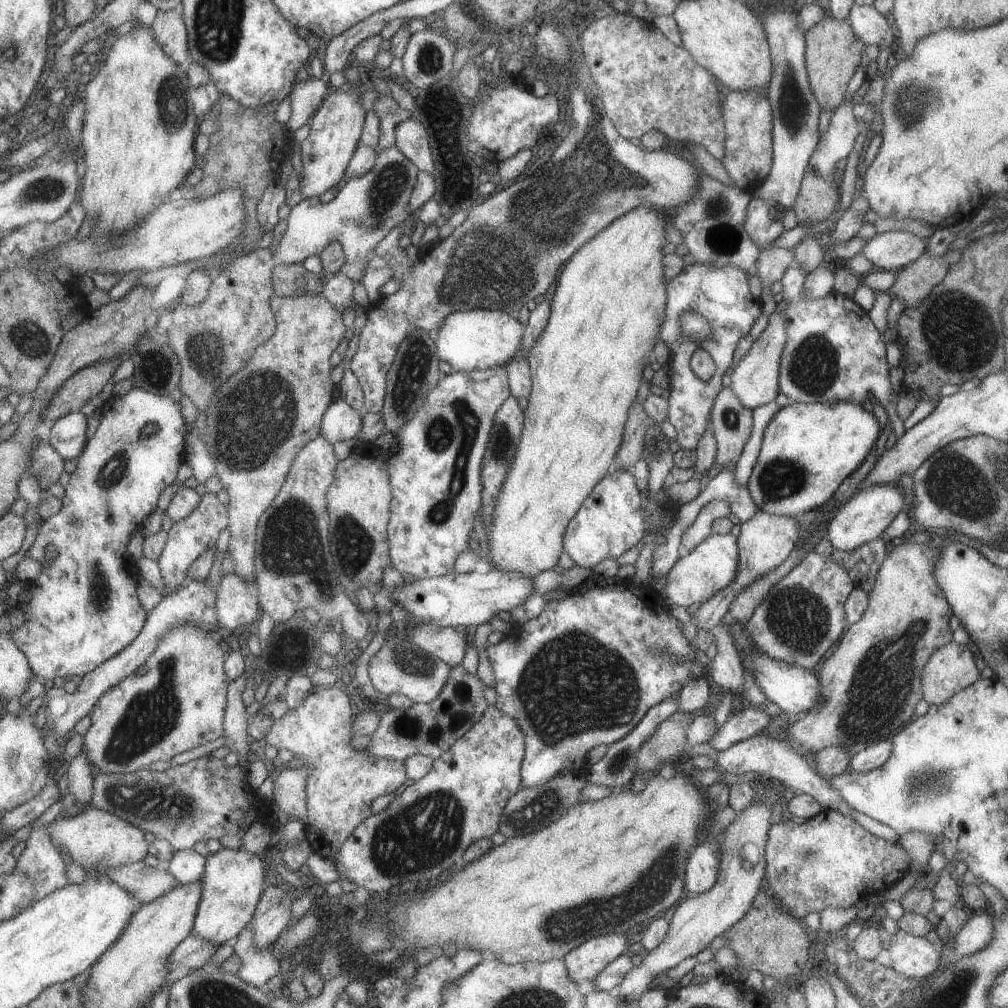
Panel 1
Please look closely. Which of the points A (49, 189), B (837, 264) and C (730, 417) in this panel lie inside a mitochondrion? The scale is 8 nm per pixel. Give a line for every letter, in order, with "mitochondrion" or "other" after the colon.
A: mitochondrion
B: other
C: mitochondrion

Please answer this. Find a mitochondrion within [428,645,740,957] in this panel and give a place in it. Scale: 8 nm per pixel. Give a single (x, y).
(566, 926)

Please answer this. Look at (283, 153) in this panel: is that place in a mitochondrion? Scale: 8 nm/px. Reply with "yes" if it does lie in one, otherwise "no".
no

